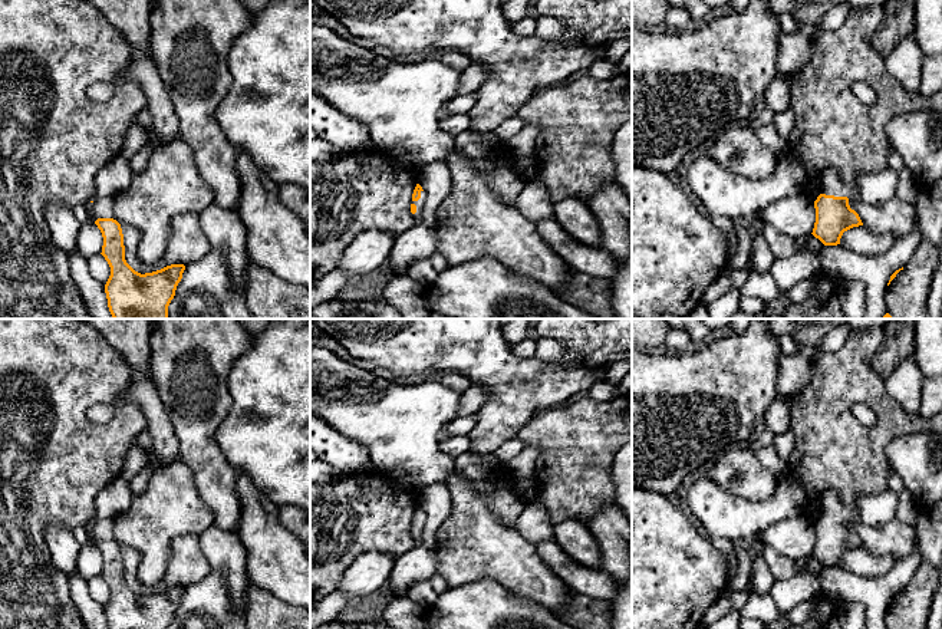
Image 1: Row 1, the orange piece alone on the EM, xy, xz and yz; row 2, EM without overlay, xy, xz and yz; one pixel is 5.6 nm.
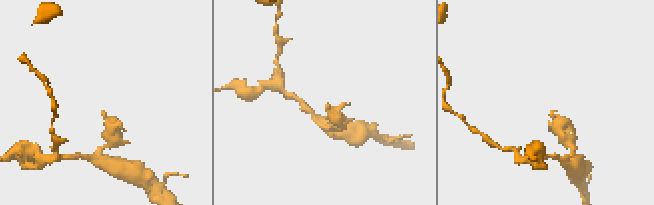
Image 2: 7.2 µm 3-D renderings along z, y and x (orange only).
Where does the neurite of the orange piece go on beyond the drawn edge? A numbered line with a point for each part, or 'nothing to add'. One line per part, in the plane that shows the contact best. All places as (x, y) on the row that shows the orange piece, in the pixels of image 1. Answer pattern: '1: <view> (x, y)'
1: xz (420, 204)

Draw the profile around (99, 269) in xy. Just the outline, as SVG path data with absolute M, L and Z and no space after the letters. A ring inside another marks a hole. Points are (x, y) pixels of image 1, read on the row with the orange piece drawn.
M95 254L88 258L88 267L90 271L90 276L105 287L109 276L111 276L111 267L105 257L102 254Z

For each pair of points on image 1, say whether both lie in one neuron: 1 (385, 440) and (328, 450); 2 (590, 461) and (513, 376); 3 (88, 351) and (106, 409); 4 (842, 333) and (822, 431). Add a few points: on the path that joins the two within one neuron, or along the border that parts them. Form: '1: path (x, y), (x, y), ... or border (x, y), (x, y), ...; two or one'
1: border (332, 428), (359, 441), (366, 448), (369, 458); two
2: border (563, 402), (540, 408), (519, 431); two
3: border (115, 407), (95, 404), (86, 414); two
4: border (850, 333), (840, 348), (822, 351), (810, 361); two

